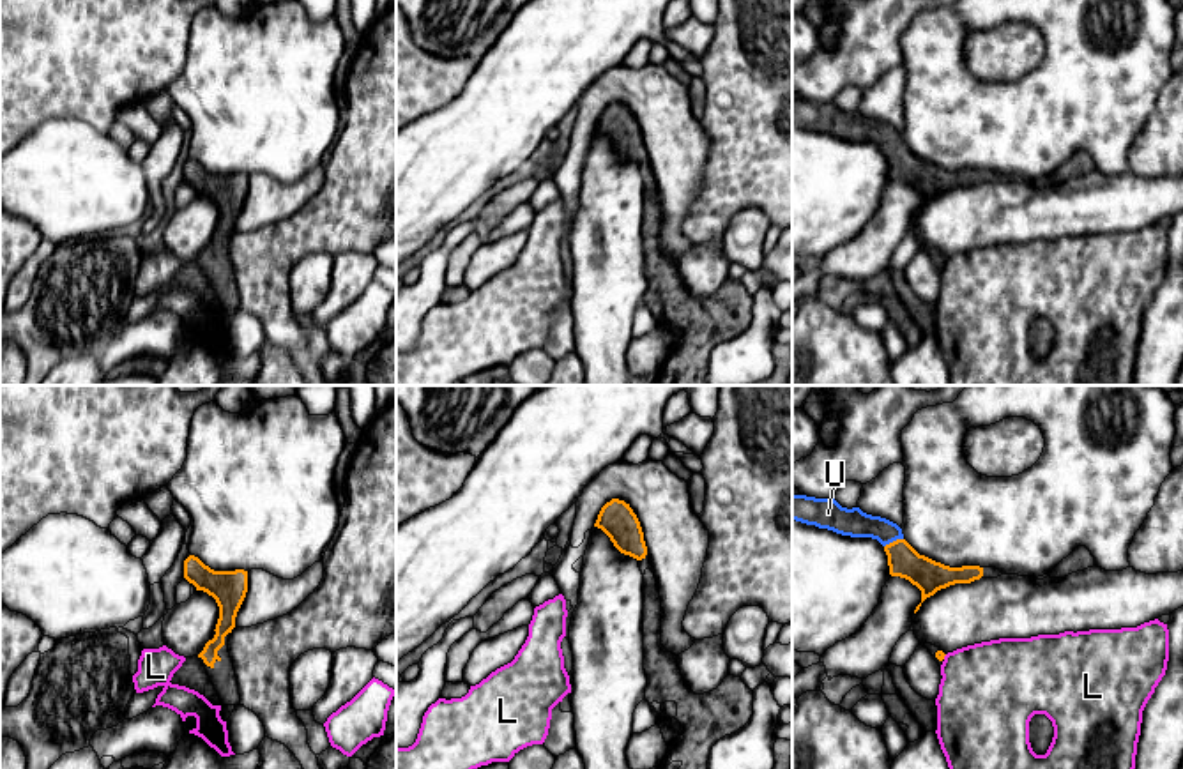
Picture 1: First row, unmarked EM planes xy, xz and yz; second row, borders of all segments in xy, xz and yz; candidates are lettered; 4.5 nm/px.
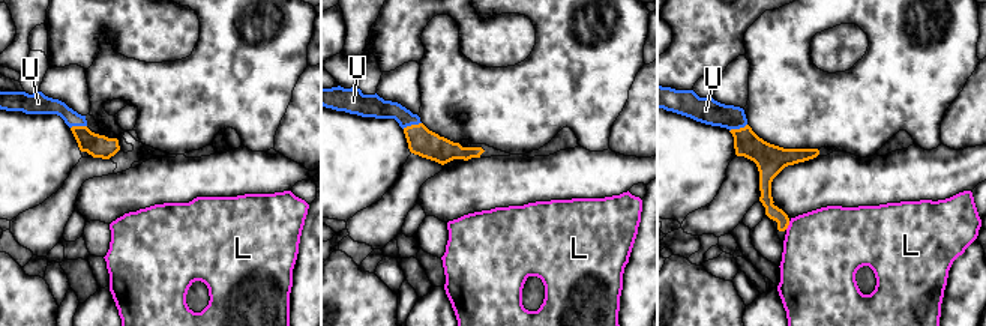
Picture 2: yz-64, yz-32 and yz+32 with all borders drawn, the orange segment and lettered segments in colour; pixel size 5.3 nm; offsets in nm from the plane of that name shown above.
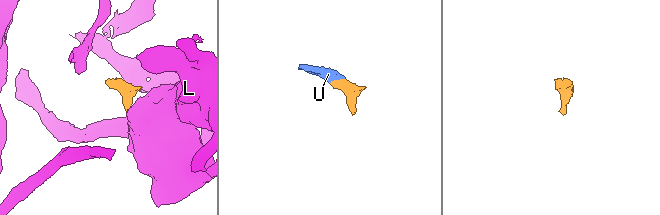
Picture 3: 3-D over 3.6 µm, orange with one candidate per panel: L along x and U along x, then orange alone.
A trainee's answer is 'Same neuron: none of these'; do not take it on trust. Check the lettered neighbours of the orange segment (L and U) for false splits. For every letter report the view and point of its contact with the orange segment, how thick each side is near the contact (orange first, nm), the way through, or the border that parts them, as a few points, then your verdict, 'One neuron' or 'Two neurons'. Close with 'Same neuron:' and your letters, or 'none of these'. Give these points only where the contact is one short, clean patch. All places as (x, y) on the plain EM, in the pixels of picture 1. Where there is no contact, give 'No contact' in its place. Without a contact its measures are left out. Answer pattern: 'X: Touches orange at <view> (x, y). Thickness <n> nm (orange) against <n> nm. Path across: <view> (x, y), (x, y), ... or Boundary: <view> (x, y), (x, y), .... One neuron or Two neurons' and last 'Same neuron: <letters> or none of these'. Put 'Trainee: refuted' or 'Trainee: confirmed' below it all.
L: Touches orange at yz (945, 258). Thickness 50 nm (orange) against 440 nm. Boundary: yz (946, 258), (943, 262). Two neurons
U: Touches orange at yz (893, 145). Thickness 150 nm (orange) against 130 nm. Path across: yz (904, 165), (893, 145), (877, 131), (853, 126). One neuron
Same neuron: U
Trainee: refuted

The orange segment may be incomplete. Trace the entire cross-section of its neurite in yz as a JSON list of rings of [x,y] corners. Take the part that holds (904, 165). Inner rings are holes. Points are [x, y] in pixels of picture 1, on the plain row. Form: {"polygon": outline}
{"polygon": [[[792,99],[792,124],[842,140],[877,143],[888,159],[889,179],[916,189],[921,194],[921,207],[941,193],[971,187],[983,180],[980,170],[950,171],[920,159],[904,143],[897,127],[866,118],[859,111],[842,111],[835,103]]]}

